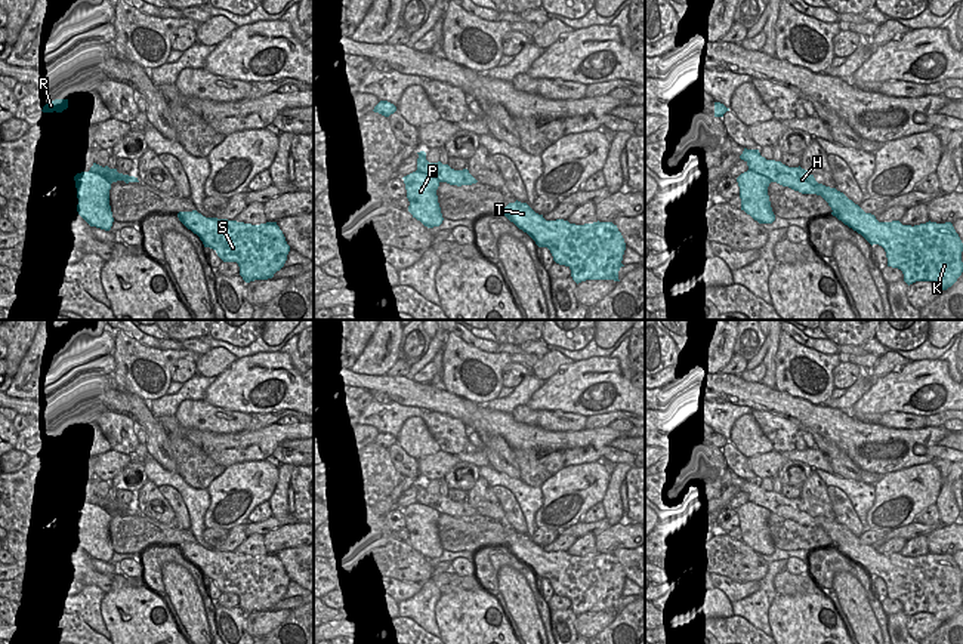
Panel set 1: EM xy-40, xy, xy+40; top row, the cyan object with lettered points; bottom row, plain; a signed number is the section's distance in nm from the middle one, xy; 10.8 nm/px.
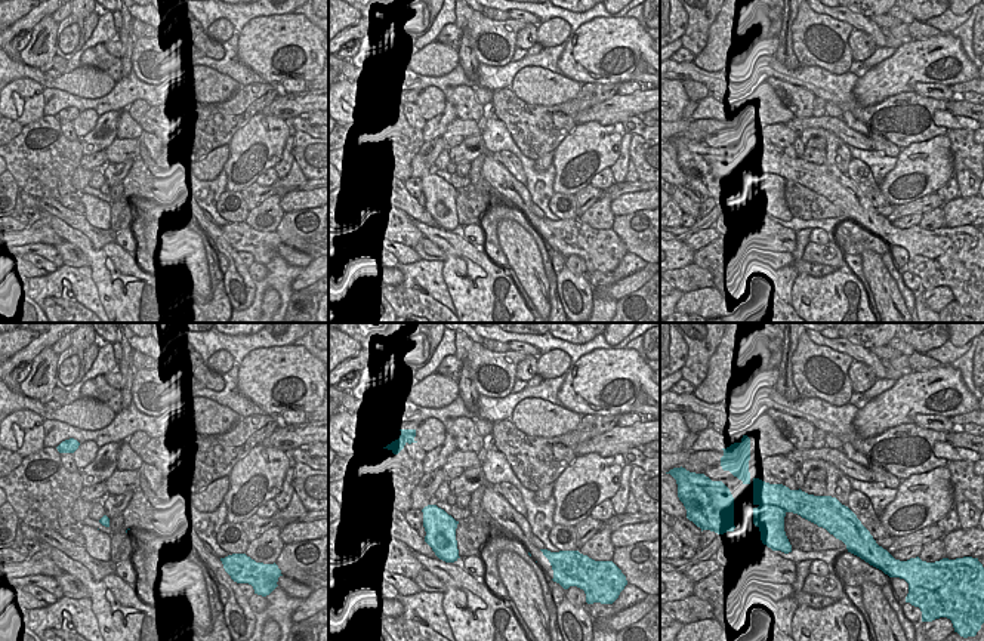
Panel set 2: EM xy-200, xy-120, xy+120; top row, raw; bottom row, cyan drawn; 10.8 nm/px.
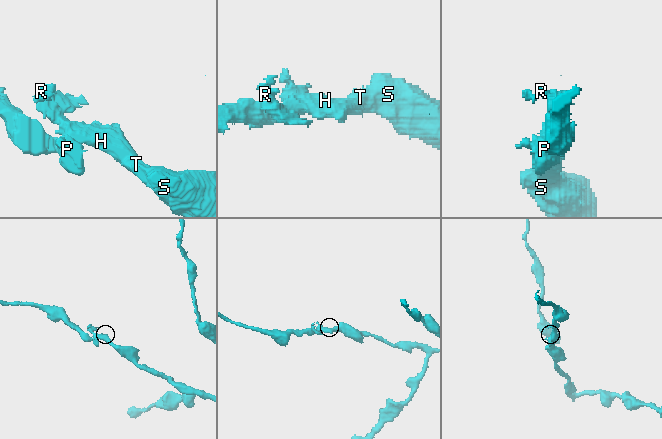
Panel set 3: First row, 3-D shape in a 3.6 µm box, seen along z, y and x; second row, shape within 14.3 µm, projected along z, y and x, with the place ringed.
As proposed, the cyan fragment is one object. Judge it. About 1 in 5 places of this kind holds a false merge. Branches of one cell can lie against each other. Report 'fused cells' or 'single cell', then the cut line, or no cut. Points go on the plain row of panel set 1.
single cell | no cut

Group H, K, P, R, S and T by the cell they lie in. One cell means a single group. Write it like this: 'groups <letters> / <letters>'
groups H K P R S T

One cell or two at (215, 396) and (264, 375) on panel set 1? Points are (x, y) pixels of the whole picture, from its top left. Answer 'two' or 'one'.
one

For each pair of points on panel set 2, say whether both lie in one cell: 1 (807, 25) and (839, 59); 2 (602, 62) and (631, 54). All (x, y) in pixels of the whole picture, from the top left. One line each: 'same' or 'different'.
1: same
2: same

